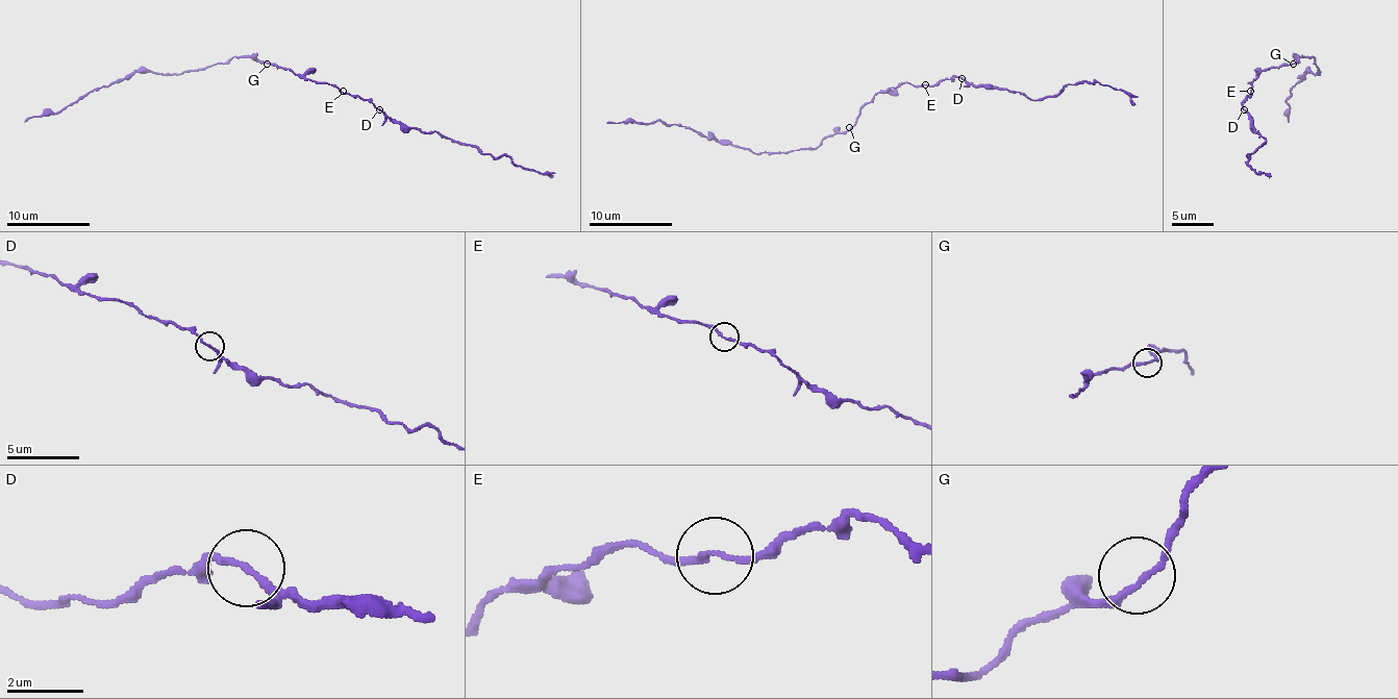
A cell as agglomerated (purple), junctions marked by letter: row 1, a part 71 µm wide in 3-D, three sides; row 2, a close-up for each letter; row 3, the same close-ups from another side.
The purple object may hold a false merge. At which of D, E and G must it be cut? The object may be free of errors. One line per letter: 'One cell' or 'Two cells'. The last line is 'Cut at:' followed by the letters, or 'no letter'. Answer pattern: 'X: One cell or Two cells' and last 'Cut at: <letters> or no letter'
D: Two cells
E: One cell
G: One cell
Cut at: D

